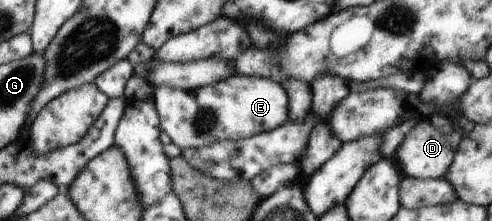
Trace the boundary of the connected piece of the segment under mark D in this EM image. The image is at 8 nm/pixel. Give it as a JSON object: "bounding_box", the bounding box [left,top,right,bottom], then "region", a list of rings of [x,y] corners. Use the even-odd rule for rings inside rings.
{"bounding_box":[395,116,462,180],"region":[[[446,116],[437,117],[435,120],[421,119],[406,133],[404,141],[396,151],[395,161],[403,175],[429,180],[446,178],[460,141],[462,136]]]}

